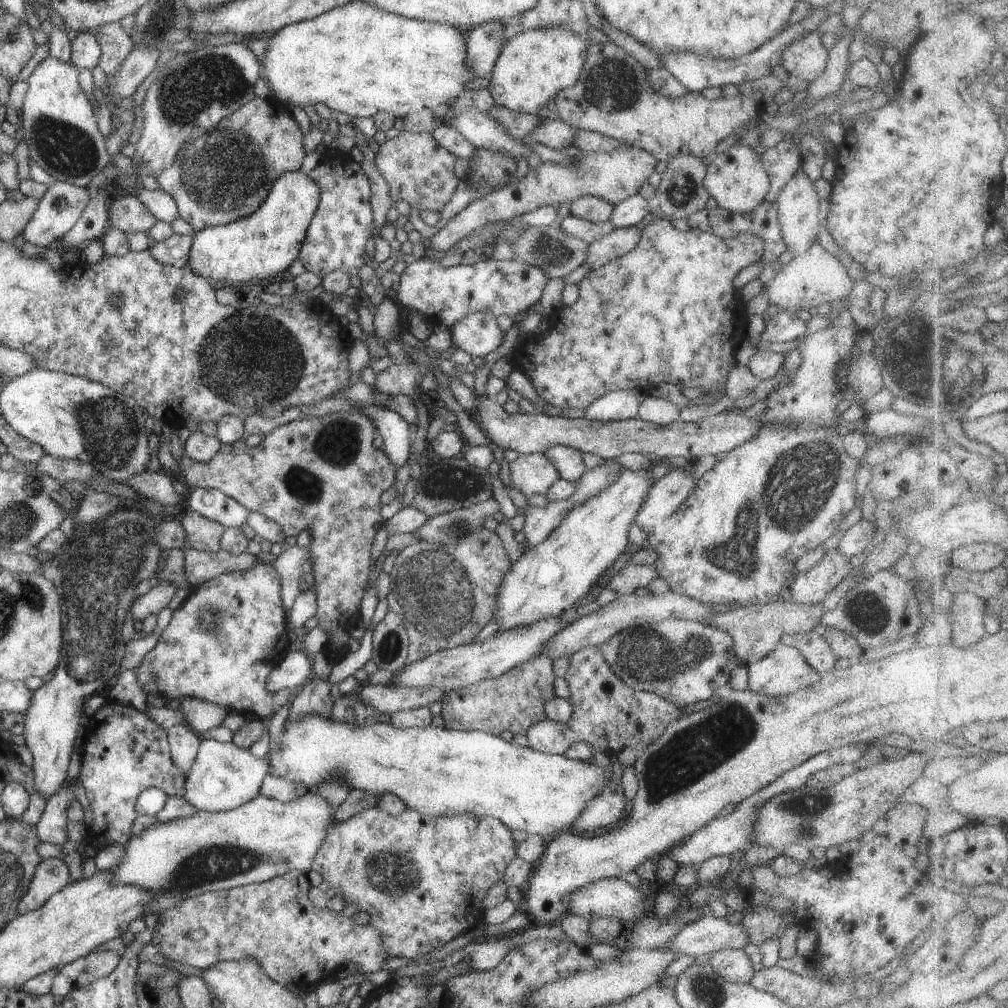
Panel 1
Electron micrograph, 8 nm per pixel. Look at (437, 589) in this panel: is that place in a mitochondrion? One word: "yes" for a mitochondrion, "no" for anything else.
yes

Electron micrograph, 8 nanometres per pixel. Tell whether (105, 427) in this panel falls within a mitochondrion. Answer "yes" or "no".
yes

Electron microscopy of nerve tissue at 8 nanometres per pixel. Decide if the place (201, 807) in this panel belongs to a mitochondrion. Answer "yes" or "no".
no

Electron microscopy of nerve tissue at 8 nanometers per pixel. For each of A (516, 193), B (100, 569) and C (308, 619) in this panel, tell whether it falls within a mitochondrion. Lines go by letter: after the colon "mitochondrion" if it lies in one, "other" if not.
A: other
B: mitochondrion
C: other

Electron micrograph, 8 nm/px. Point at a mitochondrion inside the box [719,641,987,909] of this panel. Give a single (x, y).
(803, 810)

